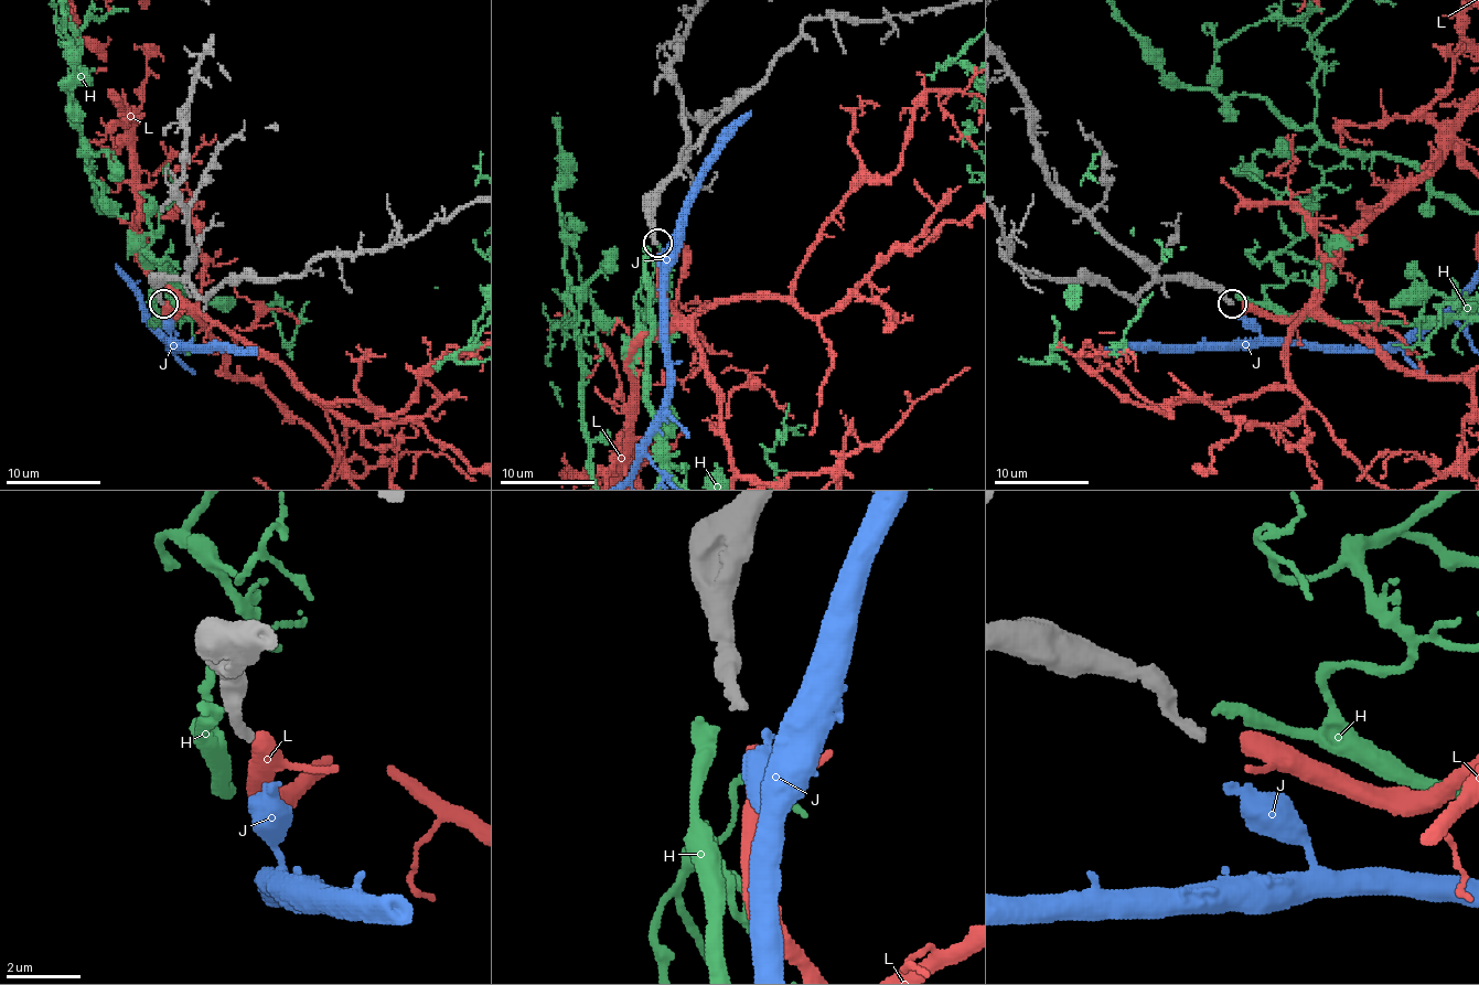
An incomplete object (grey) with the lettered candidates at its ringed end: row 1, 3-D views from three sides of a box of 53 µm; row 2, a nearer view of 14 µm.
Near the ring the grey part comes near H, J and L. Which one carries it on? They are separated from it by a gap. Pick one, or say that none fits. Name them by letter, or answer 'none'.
L

